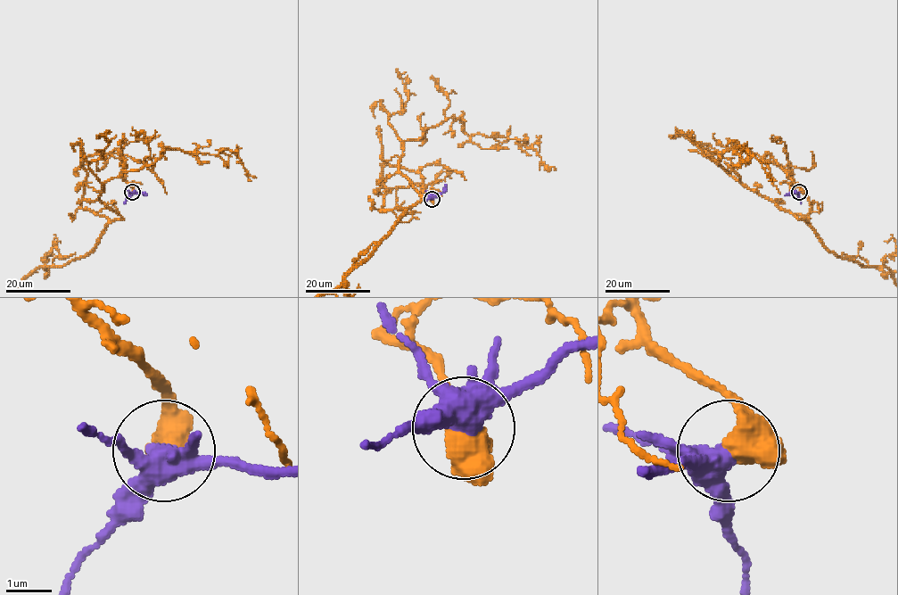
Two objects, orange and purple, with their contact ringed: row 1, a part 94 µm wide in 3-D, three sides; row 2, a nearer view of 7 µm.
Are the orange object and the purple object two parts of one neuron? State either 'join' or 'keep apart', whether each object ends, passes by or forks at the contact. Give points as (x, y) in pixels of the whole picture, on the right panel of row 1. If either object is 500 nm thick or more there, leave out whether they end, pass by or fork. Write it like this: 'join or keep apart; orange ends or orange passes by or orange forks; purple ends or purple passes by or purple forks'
join

